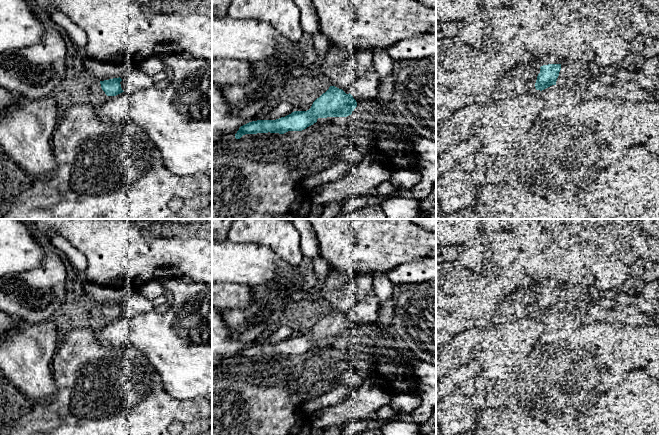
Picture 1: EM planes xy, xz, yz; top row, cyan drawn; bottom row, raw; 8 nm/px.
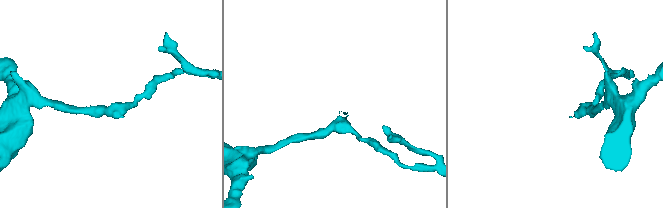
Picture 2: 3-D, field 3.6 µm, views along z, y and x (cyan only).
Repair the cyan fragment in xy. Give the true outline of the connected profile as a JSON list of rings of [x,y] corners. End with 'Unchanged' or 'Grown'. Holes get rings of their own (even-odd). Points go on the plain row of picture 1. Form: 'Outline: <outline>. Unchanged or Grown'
Outline: [[[120,301],[100,305],[100,308],[102,314],[105,316],[107,320],[116,320],[127,314],[126,308]]]. Grown

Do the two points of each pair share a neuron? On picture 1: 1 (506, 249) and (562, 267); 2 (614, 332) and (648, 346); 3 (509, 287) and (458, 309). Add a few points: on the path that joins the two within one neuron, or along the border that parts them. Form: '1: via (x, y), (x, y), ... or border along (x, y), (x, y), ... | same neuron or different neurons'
1: border along (510, 230), (513, 236), (516, 255), (502, 271) | different neurons
2: via (622, 340), (628, 346), (640, 346) | same neuron
3: via (496, 287), (478, 290), (471, 296) | same neuron

